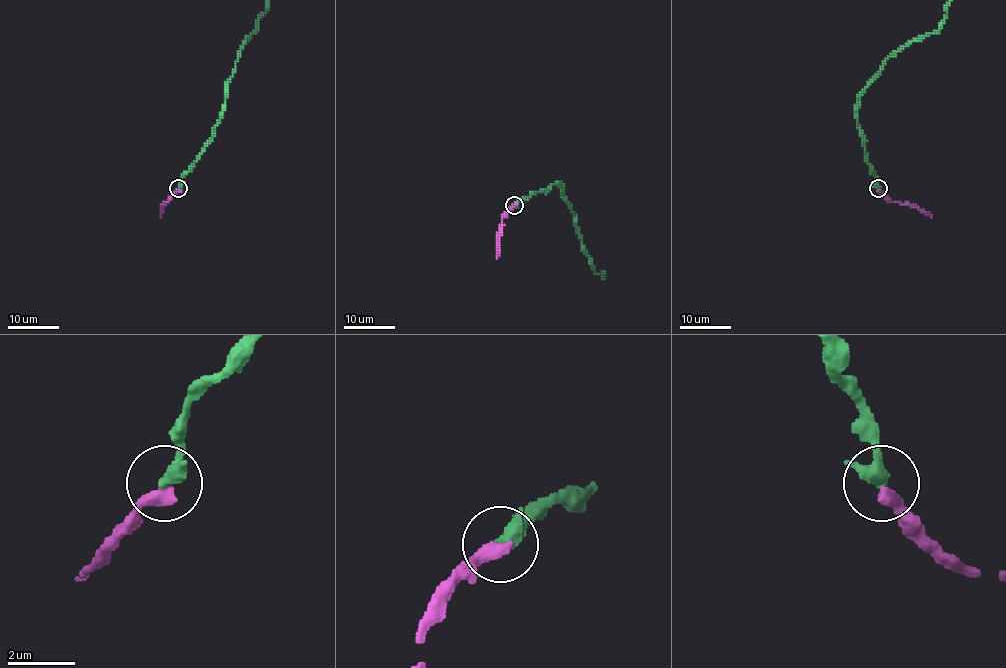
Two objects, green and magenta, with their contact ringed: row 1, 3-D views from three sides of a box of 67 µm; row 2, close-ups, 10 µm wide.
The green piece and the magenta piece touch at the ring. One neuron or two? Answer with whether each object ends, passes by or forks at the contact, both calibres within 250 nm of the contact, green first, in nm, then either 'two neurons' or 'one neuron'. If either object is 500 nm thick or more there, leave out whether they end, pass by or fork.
green passes by; magenta ends; calibres 340 and 440 nm; two neurons

